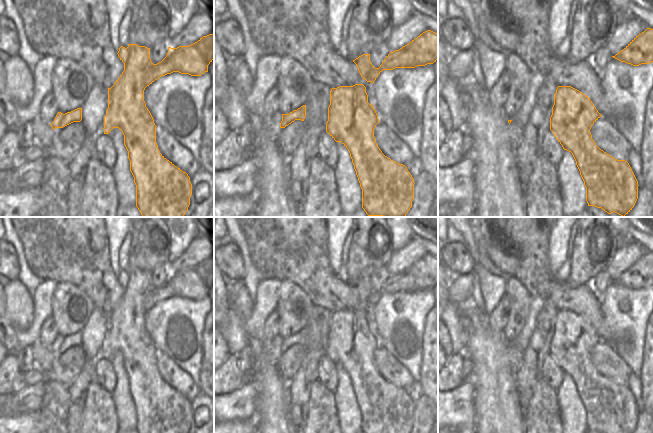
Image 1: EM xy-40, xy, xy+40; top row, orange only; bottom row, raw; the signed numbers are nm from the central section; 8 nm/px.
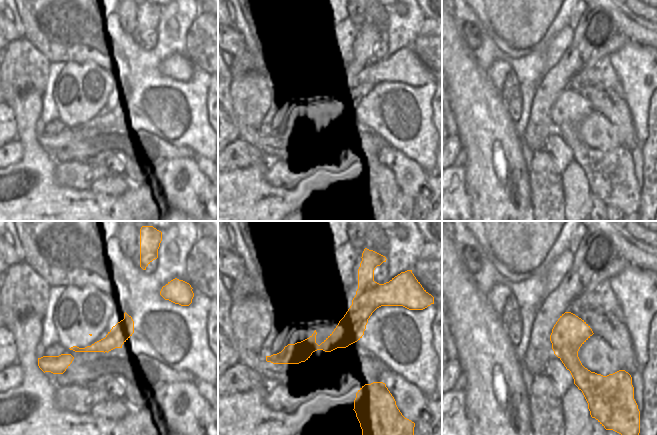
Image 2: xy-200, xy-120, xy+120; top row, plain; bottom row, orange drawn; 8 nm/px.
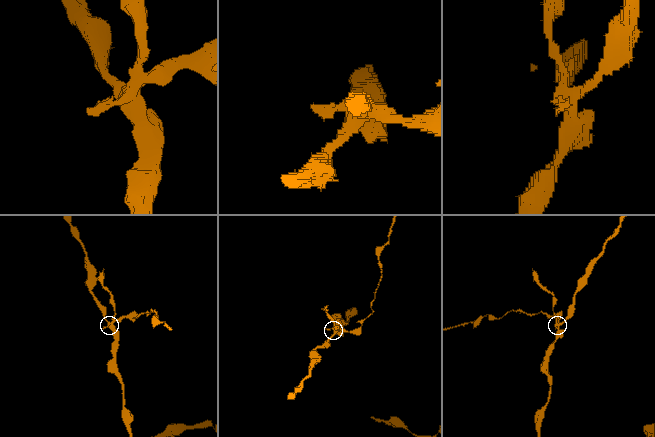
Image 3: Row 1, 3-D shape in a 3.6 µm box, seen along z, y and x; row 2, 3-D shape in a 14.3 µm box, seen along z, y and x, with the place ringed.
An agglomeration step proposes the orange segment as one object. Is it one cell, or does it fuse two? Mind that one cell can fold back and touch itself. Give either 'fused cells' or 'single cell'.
single cell

